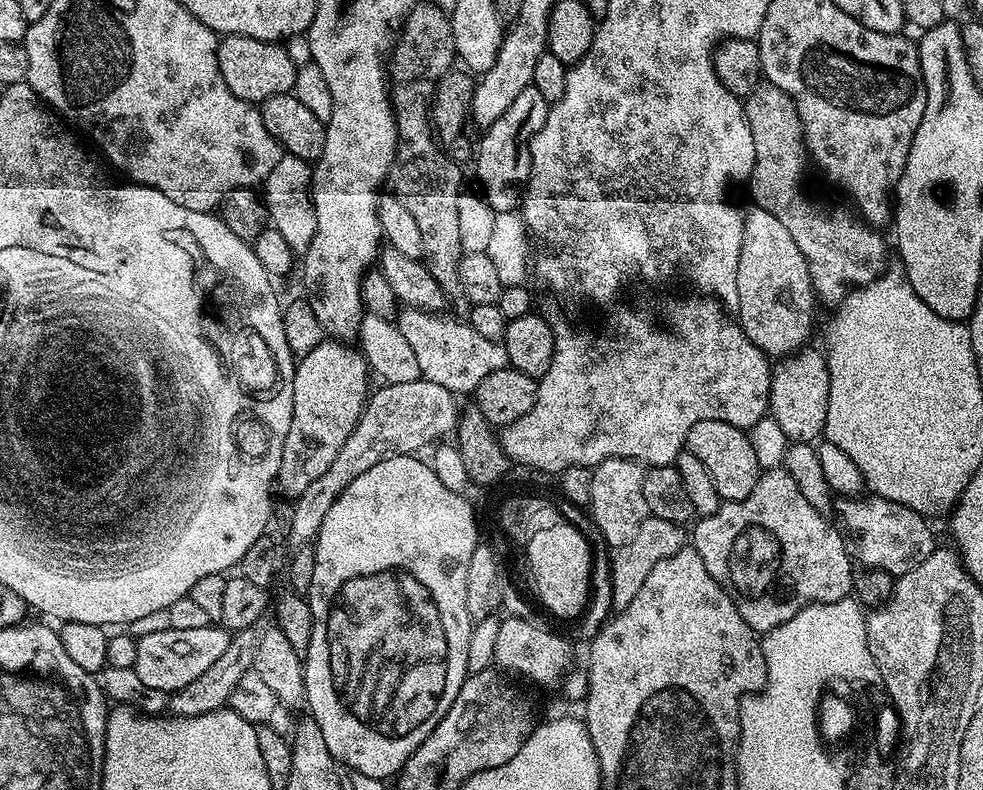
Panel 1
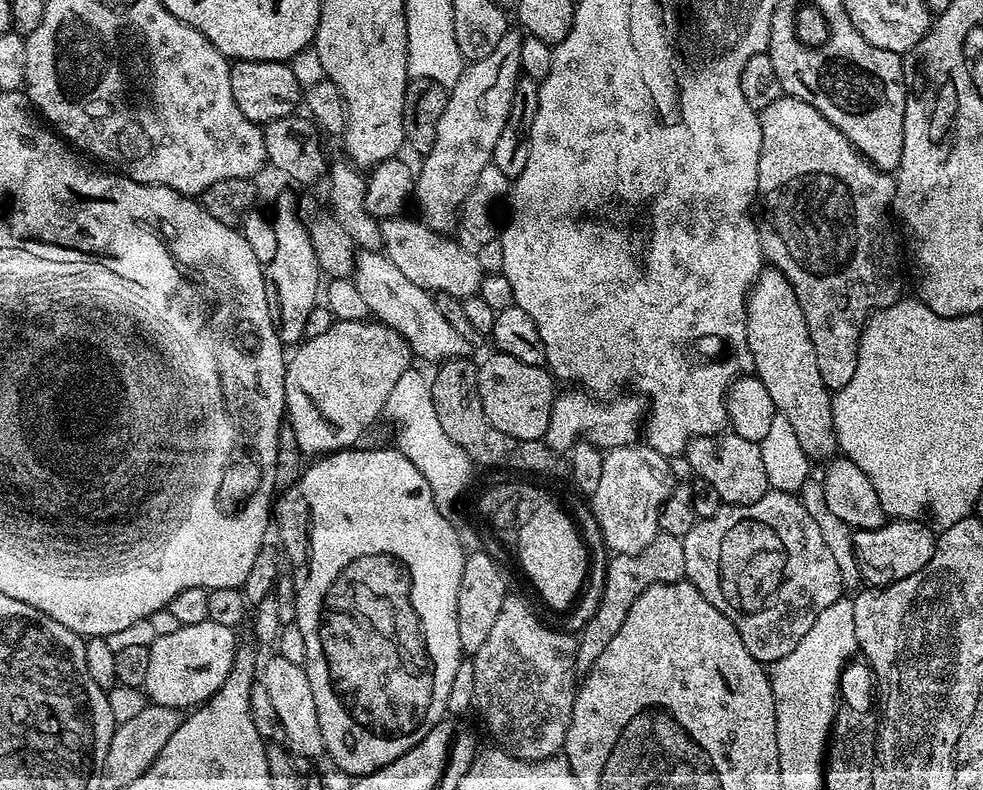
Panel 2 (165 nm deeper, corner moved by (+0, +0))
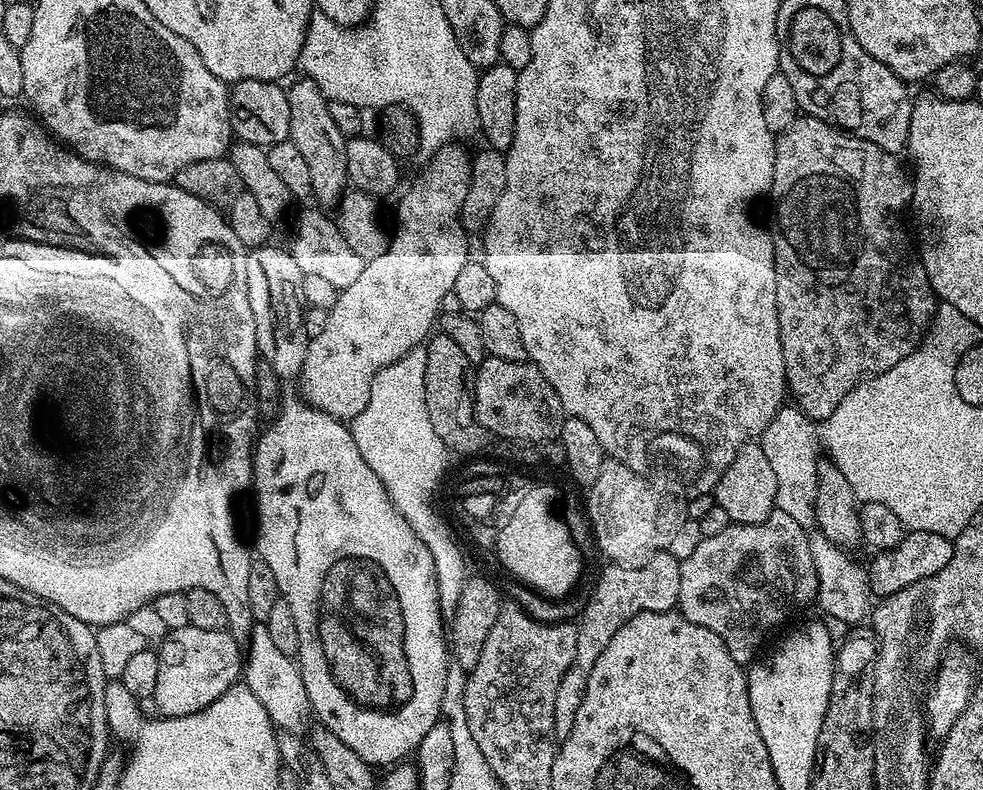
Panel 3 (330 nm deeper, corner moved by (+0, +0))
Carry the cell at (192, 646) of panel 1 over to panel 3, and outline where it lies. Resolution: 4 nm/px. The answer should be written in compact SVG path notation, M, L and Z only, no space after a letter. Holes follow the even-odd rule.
M186 624L180 629L169 631L167 636L159 641L155 649L158 658L158 682L154 687L151 703L156 703L156 708L161 717L185 716L194 714L210 702L222 698L226 690L237 687L242 676L242 644L234 639L226 630L198 630L198 626Z

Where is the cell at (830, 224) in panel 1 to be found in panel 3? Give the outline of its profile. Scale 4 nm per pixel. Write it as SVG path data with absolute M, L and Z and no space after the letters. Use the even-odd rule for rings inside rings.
M807 114L801 115L785 132L779 133L776 142L776 161L774 162L774 178L770 189L770 196L773 196L772 209L768 212L768 224L766 223L766 231L772 238L774 246L774 262L776 263L776 297L778 298L778 330L780 331L780 341L782 342L782 358L784 359L784 369L786 370L786 378L788 379L787 391L794 399L796 408L810 421L817 420L823 422L830 418L830 414L834 414L834 410L838 410L838 402L842 402L842 398L846 398L846 394L850 394L850 390L854 390L857 384L862 380L868 379L869 376L877 376L879 372L885 372L890 366L898 366L898 362L902 362L902 358L906 358L913 350L920 346L920 341L924 339L928 333L928 327L932 324L932 317L936 315L938 307L938 297L936 291L930 286L930 278L926 278L926 270L924 263L919 258L914 258L914 248L908 245L908 236L904 233L904 228L900 225L899 212L903 208L909 207L912 199L912 186L910 183L909 173L899 164L897 157L893 153L882 150L878 146L874 146L874 142L863 140L857 136L853 136L847 132L841 132L839 128L833 128L832 125L824 120L819 120Z

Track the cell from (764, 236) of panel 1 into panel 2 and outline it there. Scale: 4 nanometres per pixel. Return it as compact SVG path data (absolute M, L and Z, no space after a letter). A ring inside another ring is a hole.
M765 266L748 291L748 349L752 355L754 375L766 386L777 413L786 416L794 430L799 451L812 460L828 462L837 455L833 393L822 382L818 371L818 354L810 342L806 314L794 294L794 286L778 269Z

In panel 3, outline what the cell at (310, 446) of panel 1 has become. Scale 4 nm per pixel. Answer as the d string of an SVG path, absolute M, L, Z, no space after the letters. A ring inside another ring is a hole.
M460 146L431 153L432 161L420 177L399 193L396 233L391 233L388 249L378 258L364 261L357 280L339 289L322 334L308 341L299 391L312 407L336 420L350 422L362 414L376 375L433 335L442 298L452 292L458 273L468 264L470 237L460 223L460 211L466 190L470 190L472 162L469 153L456 147Z

